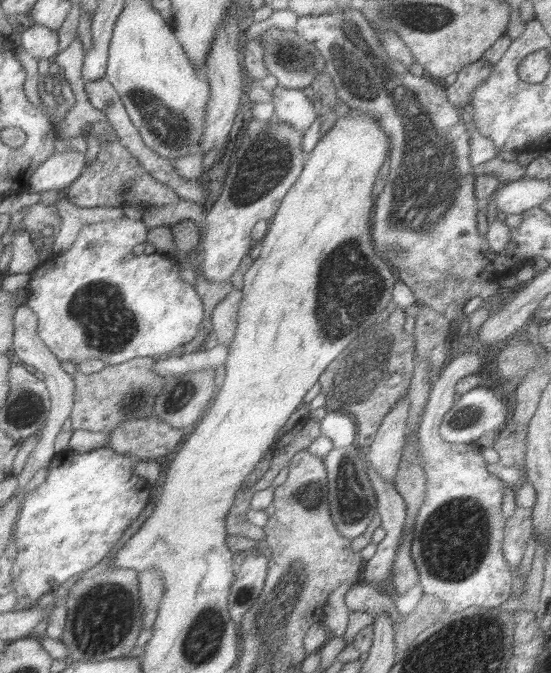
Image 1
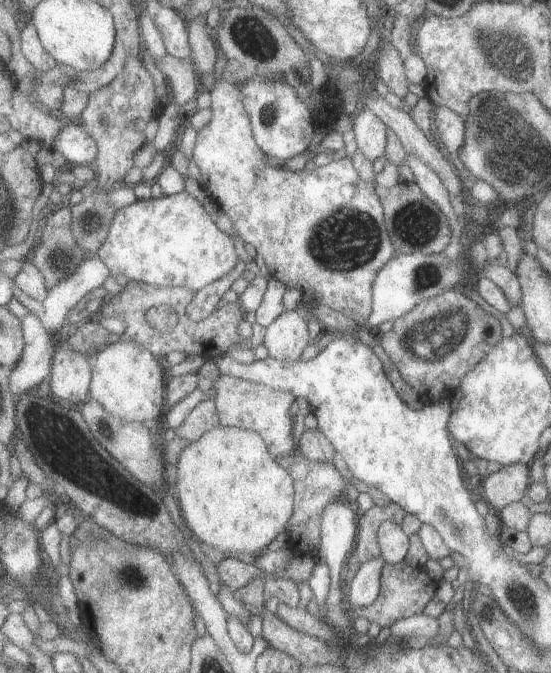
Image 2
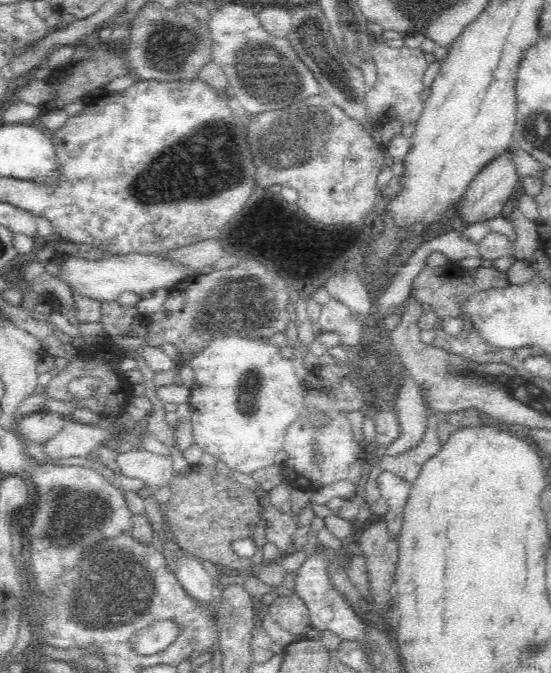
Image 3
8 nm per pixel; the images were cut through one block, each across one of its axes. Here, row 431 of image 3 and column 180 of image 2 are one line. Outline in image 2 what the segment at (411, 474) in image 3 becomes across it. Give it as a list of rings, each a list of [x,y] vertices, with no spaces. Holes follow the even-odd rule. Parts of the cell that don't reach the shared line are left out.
[[[205,398],[191,412],[191,416],[183,422],[183,426],[177,430],[177,434],[187,438],[187,440],[191,440],[191,442],[195,442],[201,436],[205,436],[211,430],[217,430],[221,426],[223,426],[223,420],[221,420],[221,412],[217,408],[217,402],[211,400],[211,398]]]

